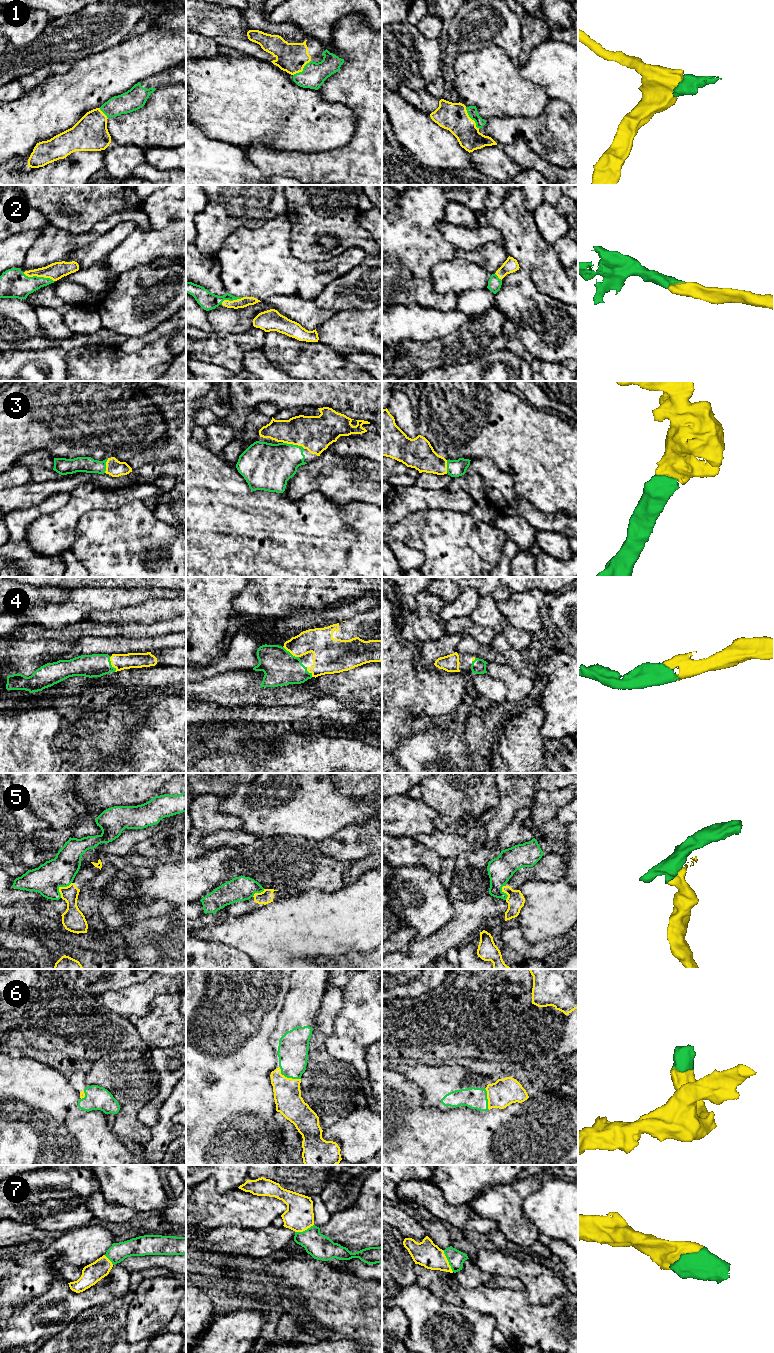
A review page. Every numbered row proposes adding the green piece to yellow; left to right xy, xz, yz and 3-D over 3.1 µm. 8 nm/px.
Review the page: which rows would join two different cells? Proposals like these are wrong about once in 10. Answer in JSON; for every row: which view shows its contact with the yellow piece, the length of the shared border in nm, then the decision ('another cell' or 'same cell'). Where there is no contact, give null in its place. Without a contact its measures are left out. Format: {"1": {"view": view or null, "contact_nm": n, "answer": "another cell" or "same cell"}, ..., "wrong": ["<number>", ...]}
{"1": {"view": "yz", "contact_nm": 200, "answer": "same cell"}, "2": {"view": "xy", "contact_nm": 260, "answer": "same cell"}, "3": {"view": "xz", "contact_nm": 180, "answer": "same cell"}, "4": {"view": "xy", "contact_nm": 130, "answer": "same cell"}, "5": {"view": "xy", "contact_nm": 160, "answer": "another cell"}, "6": {"view": "xz", "contact_nm": 200, "answer": "same cell"}, "7": {"view": "yz", "contact_nm": 200, "answer": "same cell"}, "wrong": ["5"]}

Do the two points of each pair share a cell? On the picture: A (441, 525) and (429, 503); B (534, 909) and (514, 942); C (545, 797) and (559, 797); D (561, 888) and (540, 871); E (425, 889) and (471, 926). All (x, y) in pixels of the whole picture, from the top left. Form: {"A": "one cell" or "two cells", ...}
{"A": "two cells", "B": "two cells", "C": "one cell", "D": "two cells", "E": "two cells"}

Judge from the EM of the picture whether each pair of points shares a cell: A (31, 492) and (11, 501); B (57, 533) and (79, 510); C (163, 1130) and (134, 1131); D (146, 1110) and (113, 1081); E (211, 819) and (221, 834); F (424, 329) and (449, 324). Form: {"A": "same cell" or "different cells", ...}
{"A": "same cell", "B": "same cell", "C": "different cells", "D": "different cells", "E": "different cells", "F": "same cell"}

